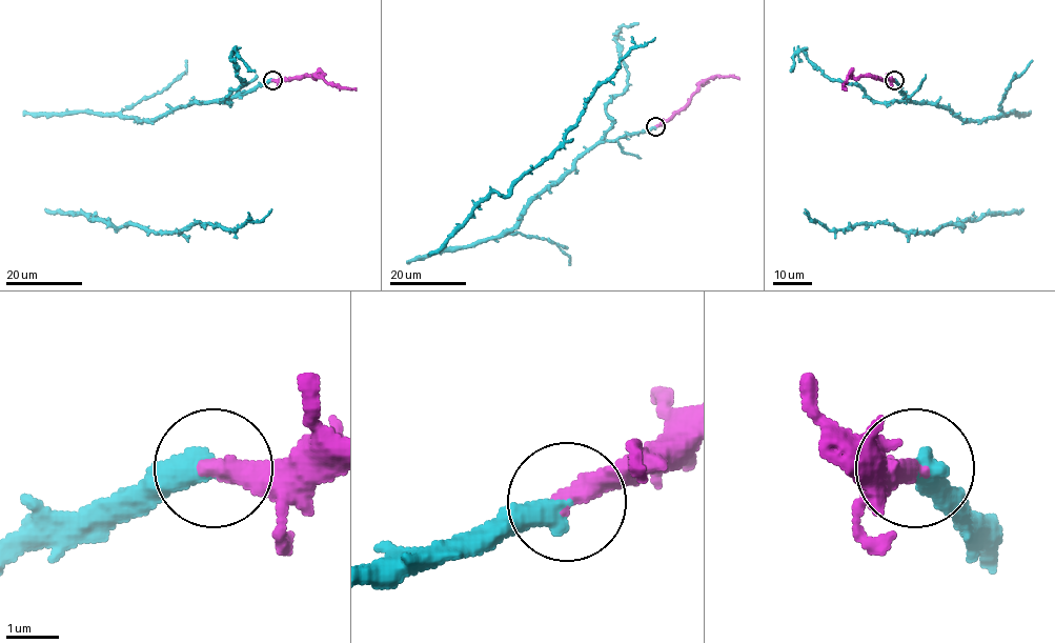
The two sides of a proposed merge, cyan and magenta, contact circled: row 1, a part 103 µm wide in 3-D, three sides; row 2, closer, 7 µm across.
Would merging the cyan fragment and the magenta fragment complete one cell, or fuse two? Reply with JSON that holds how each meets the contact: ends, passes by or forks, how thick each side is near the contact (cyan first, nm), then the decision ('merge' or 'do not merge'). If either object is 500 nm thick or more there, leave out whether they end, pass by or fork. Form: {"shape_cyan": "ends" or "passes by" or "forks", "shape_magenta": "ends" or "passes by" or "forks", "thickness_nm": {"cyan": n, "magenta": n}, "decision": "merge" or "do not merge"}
{"shape_cyan": "ends", "shape_magenta": "ends", "thickness_nm": {"cyan": 480, "magenta": 440}, "decision": "merge"}

